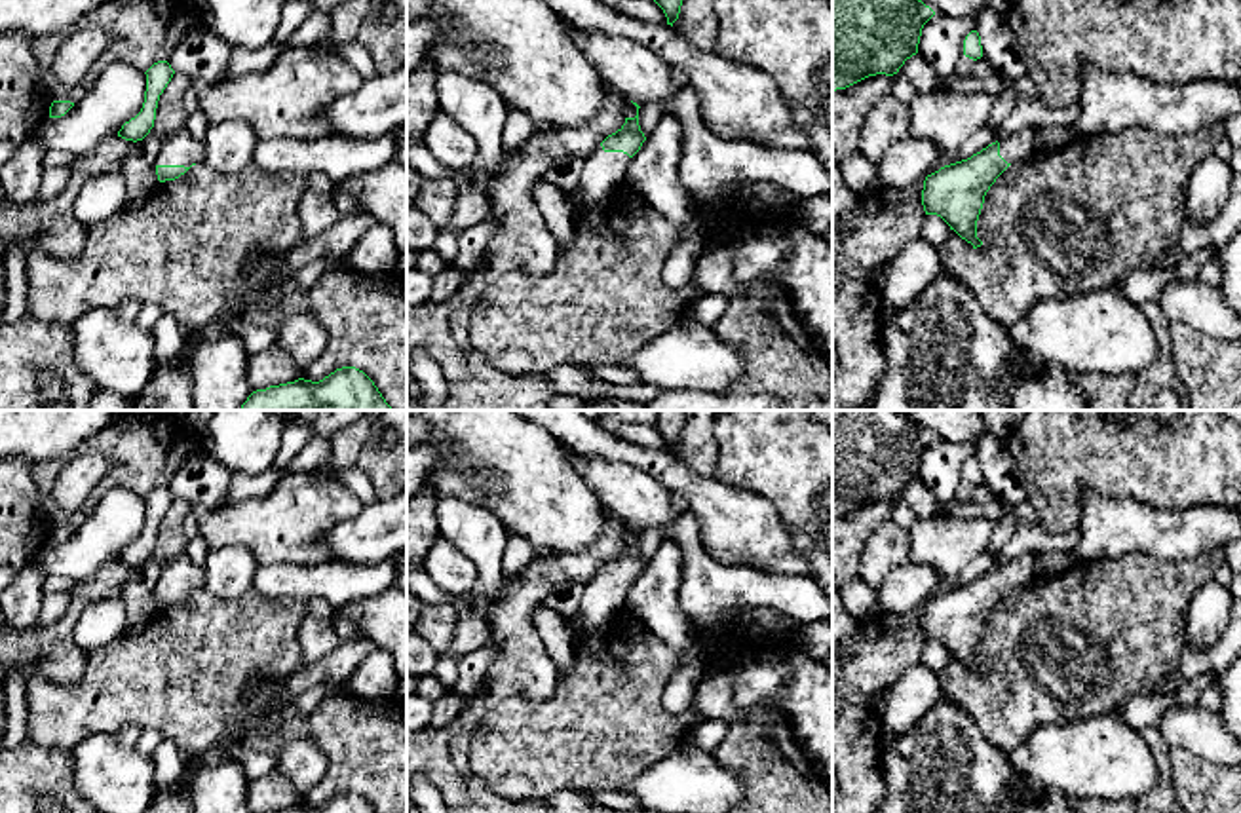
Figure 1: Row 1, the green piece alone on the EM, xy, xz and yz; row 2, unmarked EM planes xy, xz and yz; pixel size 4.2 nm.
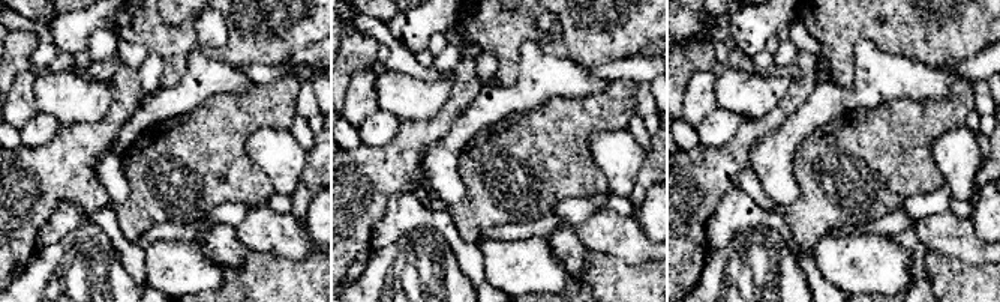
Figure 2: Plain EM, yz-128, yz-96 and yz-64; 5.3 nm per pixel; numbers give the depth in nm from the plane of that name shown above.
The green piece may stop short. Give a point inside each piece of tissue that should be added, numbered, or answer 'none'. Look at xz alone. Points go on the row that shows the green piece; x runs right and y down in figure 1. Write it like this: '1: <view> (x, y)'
1: xz (603, 173)

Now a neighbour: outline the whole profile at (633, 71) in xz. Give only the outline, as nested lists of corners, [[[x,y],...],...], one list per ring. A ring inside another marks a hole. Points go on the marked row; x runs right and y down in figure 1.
[[[572,27],[572,38],[599,68],[602,80],[621,97],[639,106],[656,103],[661,114],[671,112],[673,97],[682,89],[673,80],[673,66],[629,38],[601,36]]]

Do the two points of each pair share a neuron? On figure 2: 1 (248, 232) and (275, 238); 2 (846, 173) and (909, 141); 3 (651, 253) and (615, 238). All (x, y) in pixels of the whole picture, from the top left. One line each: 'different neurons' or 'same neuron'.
1: same neuron
2: same neuron
3: same neuron

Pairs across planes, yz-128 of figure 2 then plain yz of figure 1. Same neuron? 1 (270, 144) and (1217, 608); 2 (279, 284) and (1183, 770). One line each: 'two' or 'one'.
1: one
2: one

